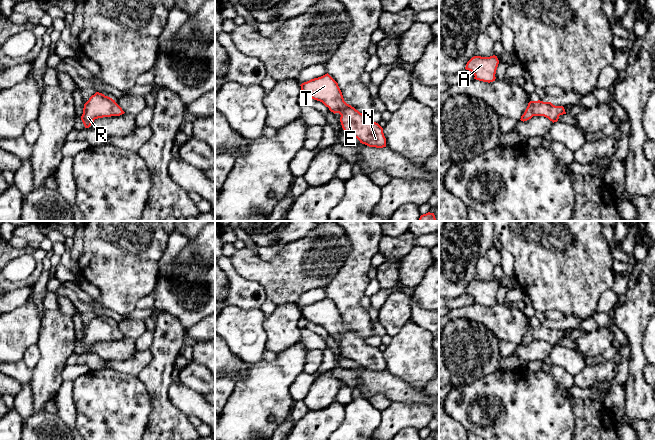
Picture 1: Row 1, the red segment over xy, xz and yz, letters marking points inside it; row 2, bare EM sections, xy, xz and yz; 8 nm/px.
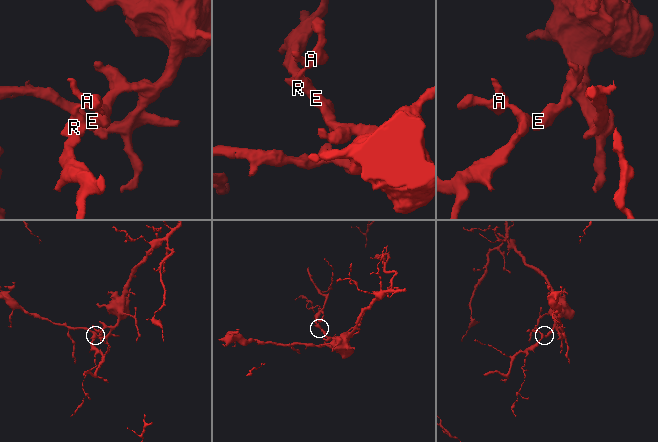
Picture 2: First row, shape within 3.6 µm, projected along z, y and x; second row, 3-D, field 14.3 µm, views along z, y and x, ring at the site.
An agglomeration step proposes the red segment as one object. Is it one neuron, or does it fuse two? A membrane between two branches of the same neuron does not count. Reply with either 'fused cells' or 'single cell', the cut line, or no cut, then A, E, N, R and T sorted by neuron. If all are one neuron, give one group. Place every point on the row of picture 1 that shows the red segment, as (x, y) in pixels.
single cell | no cut | A E N R T

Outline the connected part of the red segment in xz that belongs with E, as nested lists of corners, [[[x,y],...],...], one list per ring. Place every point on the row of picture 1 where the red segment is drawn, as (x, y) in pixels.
[[[328,73],[300,86],[309,98],[322,102],[331,112],[341,115],[340,122],[345,134],[369,147],[386,147],[383,128],[376,122],[367,121],[362,113],[345,102],[338,83]]]

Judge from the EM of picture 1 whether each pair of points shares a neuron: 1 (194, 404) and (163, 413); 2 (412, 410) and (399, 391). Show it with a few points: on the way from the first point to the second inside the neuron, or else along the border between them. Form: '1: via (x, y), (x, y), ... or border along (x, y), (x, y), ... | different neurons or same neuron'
1: border along (169, 386), (169, 400), (188, 415) | different neurons
2: border along (392, 400), (400, 402), (426, 401), (428, 403) | different neurons

